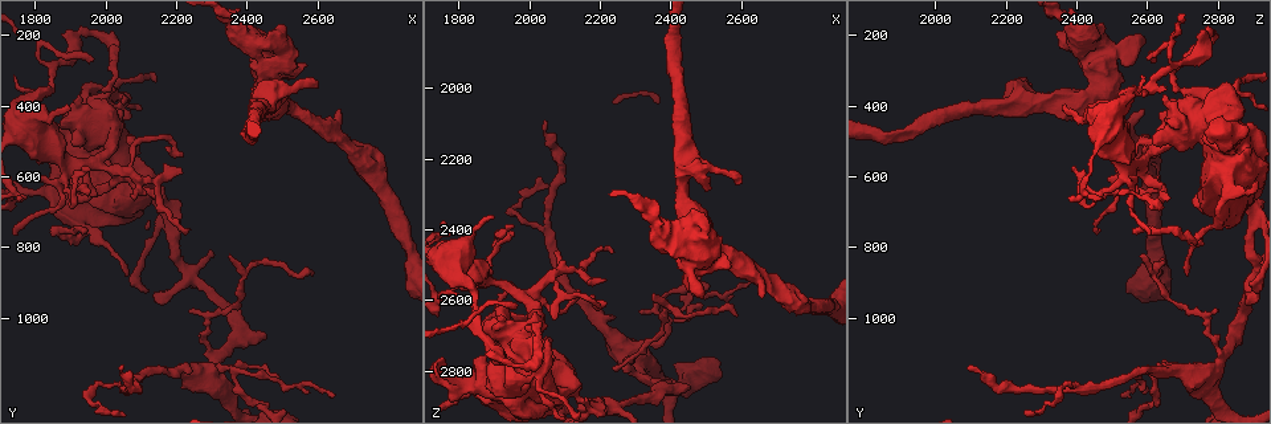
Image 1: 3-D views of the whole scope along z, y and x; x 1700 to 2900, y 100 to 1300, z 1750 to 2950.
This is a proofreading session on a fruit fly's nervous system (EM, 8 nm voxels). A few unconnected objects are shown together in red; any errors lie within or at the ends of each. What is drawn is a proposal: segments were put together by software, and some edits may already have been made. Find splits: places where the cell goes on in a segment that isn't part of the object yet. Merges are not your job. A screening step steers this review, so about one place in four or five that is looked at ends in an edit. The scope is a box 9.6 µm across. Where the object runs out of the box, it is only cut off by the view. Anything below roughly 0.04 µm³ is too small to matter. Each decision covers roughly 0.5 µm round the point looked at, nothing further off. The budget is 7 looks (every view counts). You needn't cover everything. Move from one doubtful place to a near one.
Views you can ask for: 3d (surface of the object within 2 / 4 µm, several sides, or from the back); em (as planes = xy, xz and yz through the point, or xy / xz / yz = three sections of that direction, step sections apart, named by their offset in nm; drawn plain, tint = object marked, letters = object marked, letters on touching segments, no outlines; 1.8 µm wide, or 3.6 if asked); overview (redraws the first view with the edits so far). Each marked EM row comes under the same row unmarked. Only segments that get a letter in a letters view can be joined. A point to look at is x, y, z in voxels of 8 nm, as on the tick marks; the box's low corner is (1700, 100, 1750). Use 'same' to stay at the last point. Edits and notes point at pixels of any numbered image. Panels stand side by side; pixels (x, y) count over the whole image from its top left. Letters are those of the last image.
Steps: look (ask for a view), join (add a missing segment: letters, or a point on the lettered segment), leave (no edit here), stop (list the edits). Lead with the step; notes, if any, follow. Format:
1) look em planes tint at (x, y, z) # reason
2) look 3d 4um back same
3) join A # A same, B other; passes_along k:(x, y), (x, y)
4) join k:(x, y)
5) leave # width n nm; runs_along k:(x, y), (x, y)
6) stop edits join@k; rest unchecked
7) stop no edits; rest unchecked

look em 3.6um planes letters at (2010, 460, 2690)

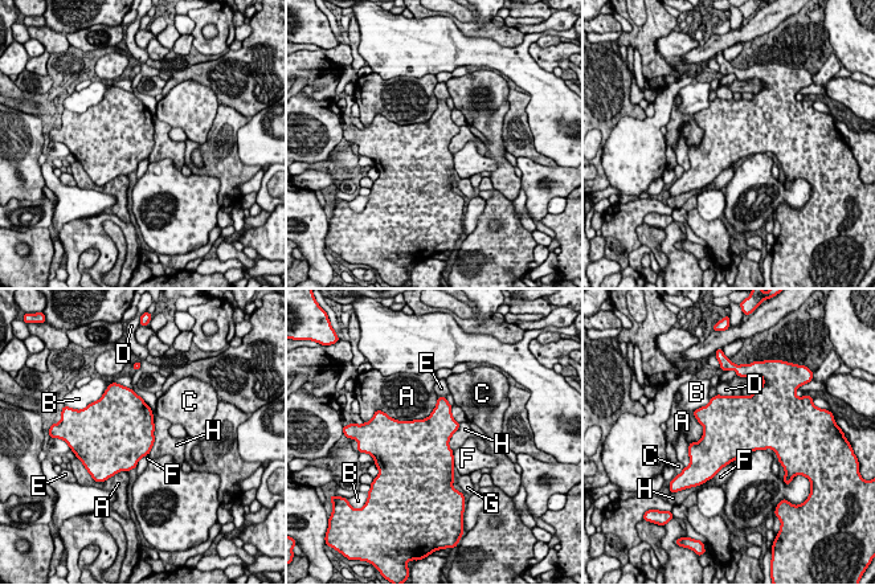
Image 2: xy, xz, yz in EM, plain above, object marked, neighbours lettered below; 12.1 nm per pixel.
leave # longest_contact A 600 nm; A other, B other, C other, D other, E other, F other, G other, H other; border 2:(152, 412), (154, 445), (147, 454); none of them fits

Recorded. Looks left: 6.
look em 3.6um xy step 8 letters at (2560, 280, 2510) # branch stops here

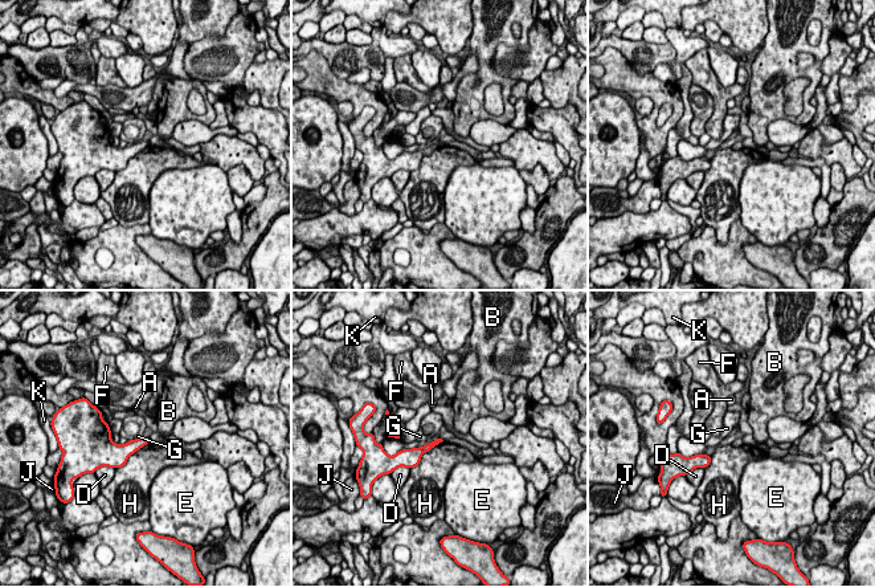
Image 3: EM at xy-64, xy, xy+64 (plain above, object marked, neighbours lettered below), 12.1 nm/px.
look em 3.6um planes letters same

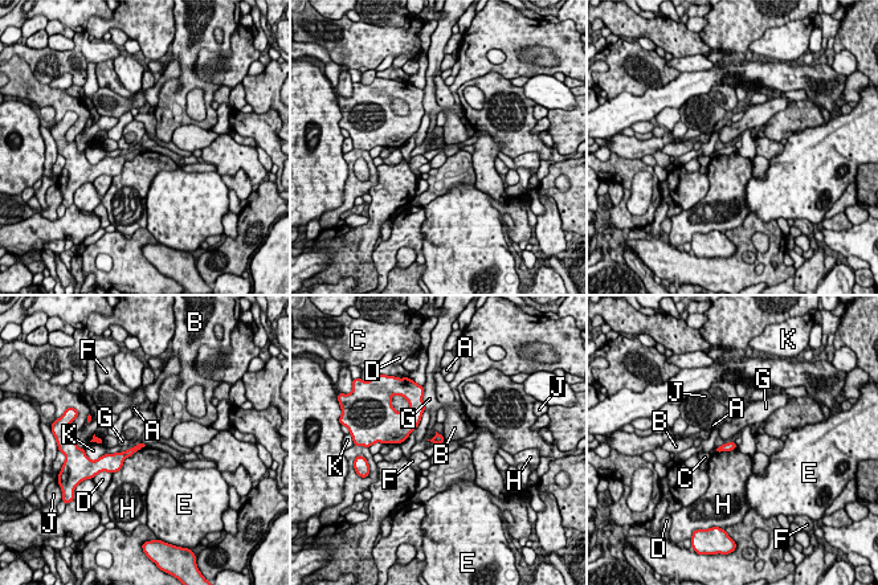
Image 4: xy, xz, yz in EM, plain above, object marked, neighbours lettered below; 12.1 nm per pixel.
leave # A other, B other, C other, D other, E other, F other, G other, H other, J other, K other; border 4:(436, 432), (428, 440); no lettered segment goes on from it

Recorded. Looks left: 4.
look 3d 2um at (2210, 590, 2540) # free end

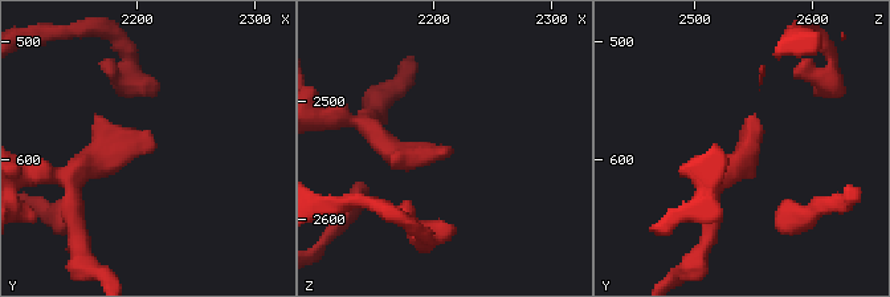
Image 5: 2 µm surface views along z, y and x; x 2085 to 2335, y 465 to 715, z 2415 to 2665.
look em planes letters at (2212, 590, 2538)

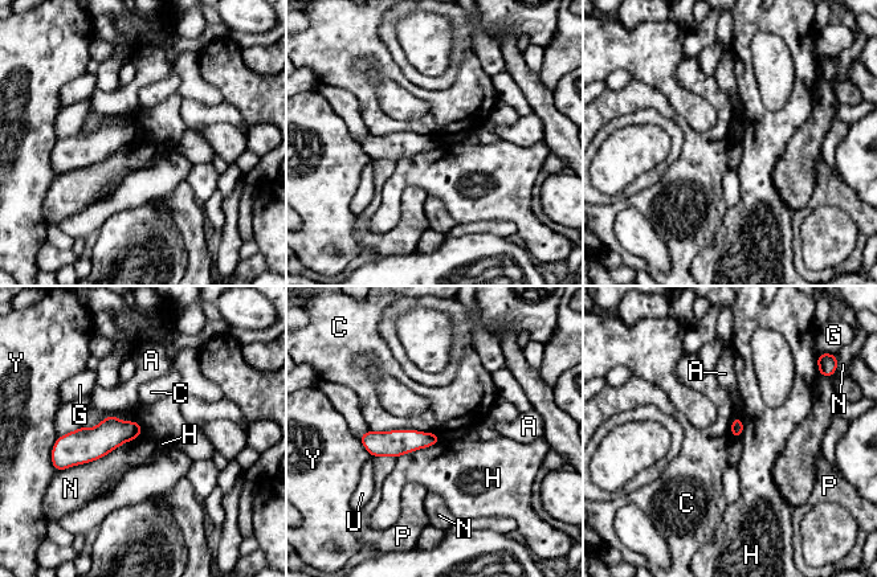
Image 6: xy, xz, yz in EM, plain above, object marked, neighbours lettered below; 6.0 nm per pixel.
leave # A other, C other, G other, H other, N other, P other, U other, Y other; border 6:(80, 426), (117, 416), (142, 433); none of them fits

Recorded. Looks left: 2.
stop no edits; rest unchecked

